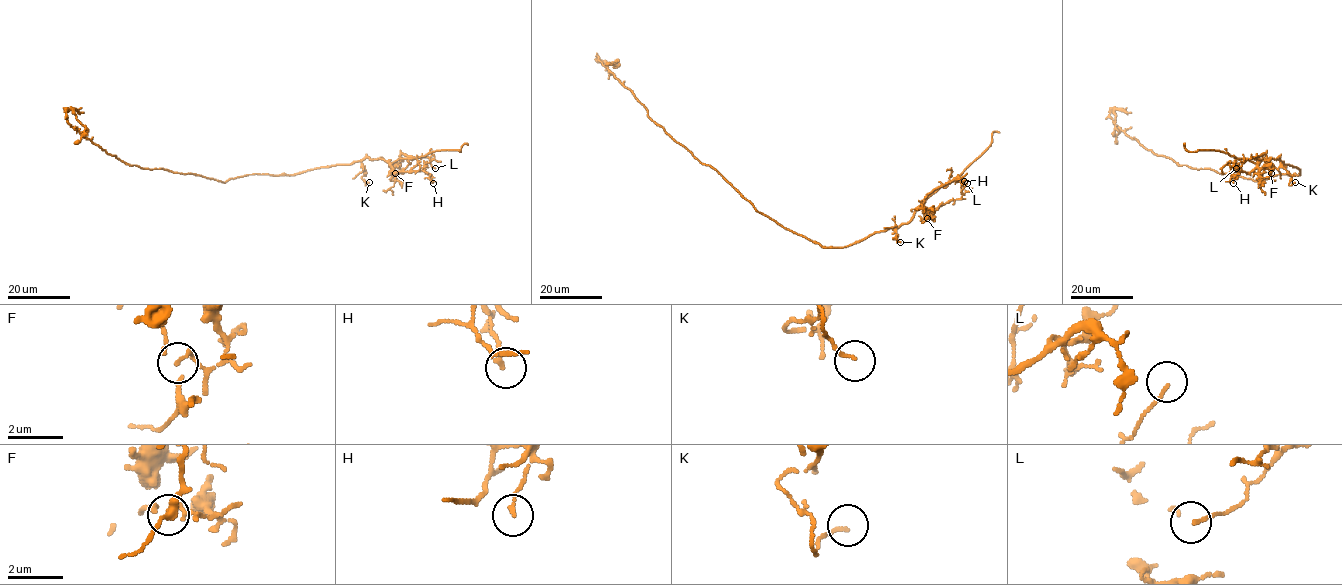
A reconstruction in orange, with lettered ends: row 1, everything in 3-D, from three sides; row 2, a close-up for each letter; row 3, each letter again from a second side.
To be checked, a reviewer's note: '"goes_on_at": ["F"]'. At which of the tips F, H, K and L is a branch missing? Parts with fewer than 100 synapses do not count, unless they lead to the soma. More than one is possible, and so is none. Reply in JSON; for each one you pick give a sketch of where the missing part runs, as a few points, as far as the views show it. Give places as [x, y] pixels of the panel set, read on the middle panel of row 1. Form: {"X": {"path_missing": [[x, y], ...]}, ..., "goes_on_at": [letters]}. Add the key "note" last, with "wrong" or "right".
{"goes_on_at": [], "note": "wrong"}

